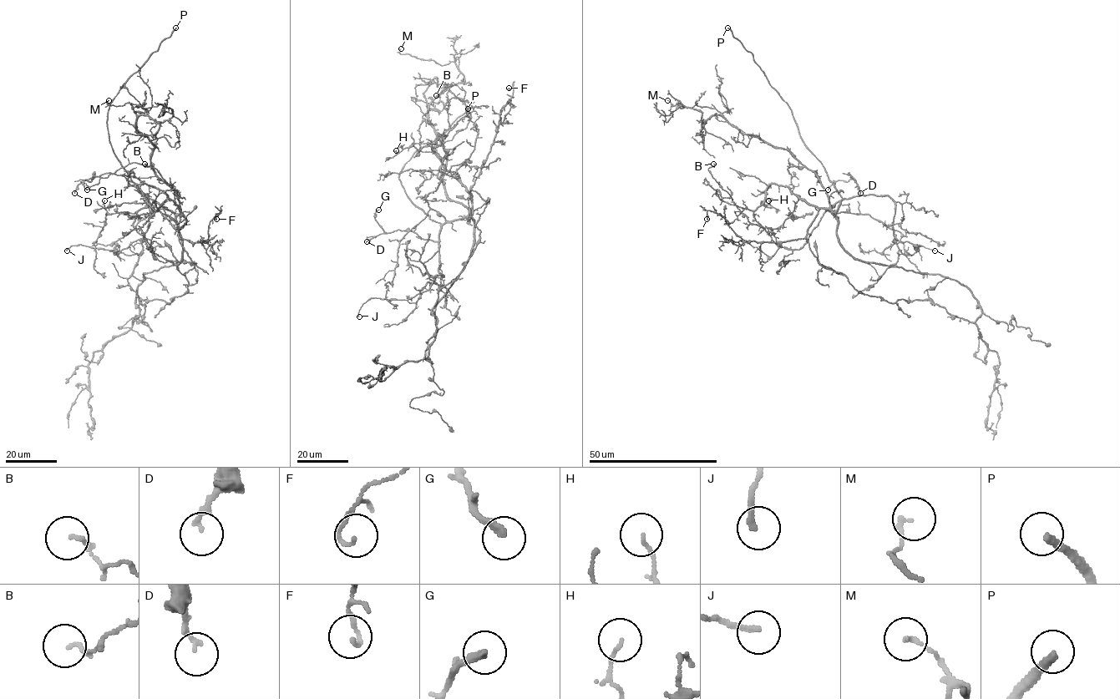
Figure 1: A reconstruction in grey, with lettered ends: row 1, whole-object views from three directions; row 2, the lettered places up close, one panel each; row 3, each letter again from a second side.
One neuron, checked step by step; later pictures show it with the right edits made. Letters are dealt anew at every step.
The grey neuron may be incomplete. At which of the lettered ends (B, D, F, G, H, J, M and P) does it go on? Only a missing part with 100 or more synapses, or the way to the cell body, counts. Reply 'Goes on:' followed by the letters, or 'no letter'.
Goes on: no letter

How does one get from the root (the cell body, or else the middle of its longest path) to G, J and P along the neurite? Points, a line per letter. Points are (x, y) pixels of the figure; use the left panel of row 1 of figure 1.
G: (182, 245), (175, 215), (133, 186), (124, 176), (104, 173), (91, 181), (83, 180), (87, 189)
J: (182, 245), (175, 215), (147, 195), (150, 215), (139, 254), (81, 245), (72, 245), (67, 250)
P: (182, 245), (175, 215), (139, 191), (114, 152), (107, 123), (110, 102), (175, 27)

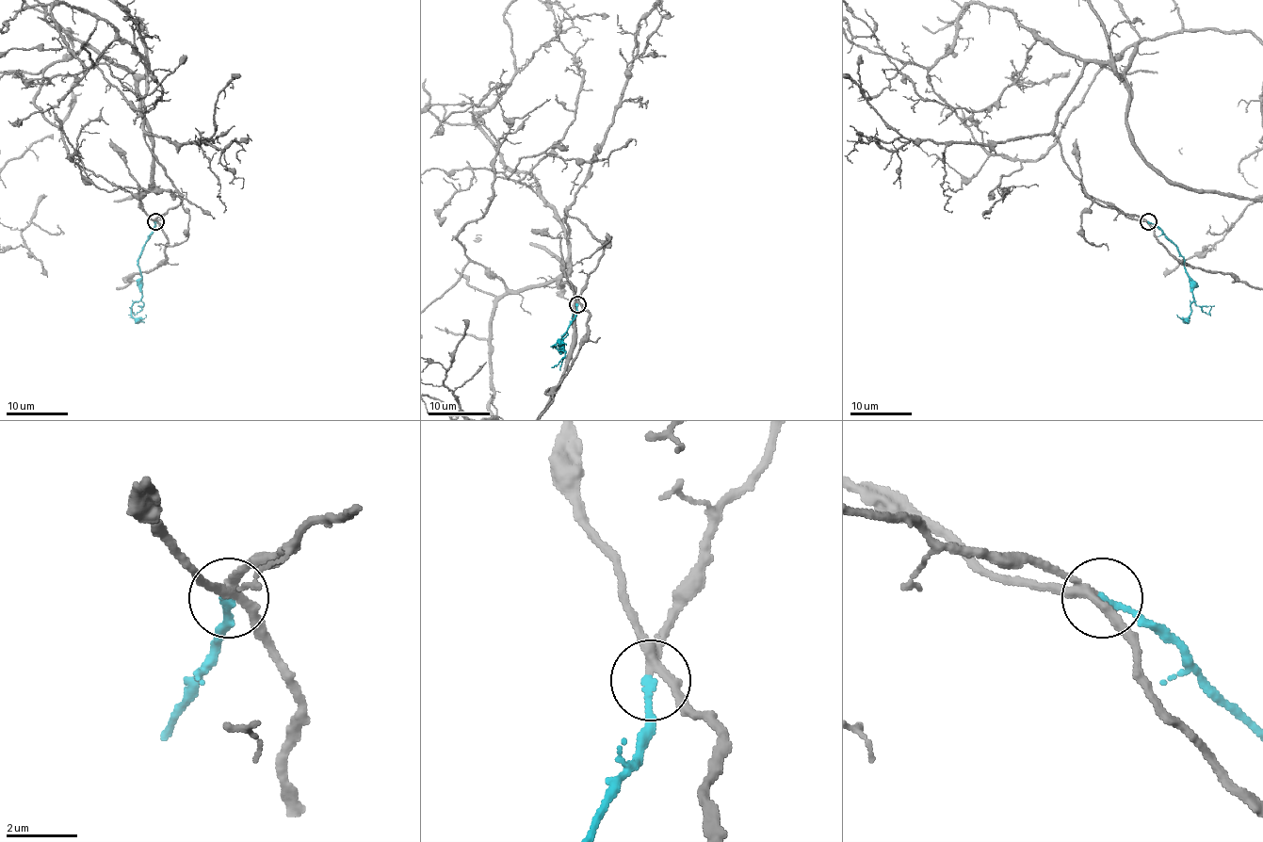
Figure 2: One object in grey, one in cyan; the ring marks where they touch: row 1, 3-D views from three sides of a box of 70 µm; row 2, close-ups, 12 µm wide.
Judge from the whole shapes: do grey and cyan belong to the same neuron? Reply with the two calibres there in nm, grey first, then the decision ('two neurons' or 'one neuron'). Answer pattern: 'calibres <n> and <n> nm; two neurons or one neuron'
calibres 200 and 180 nm; one neuron

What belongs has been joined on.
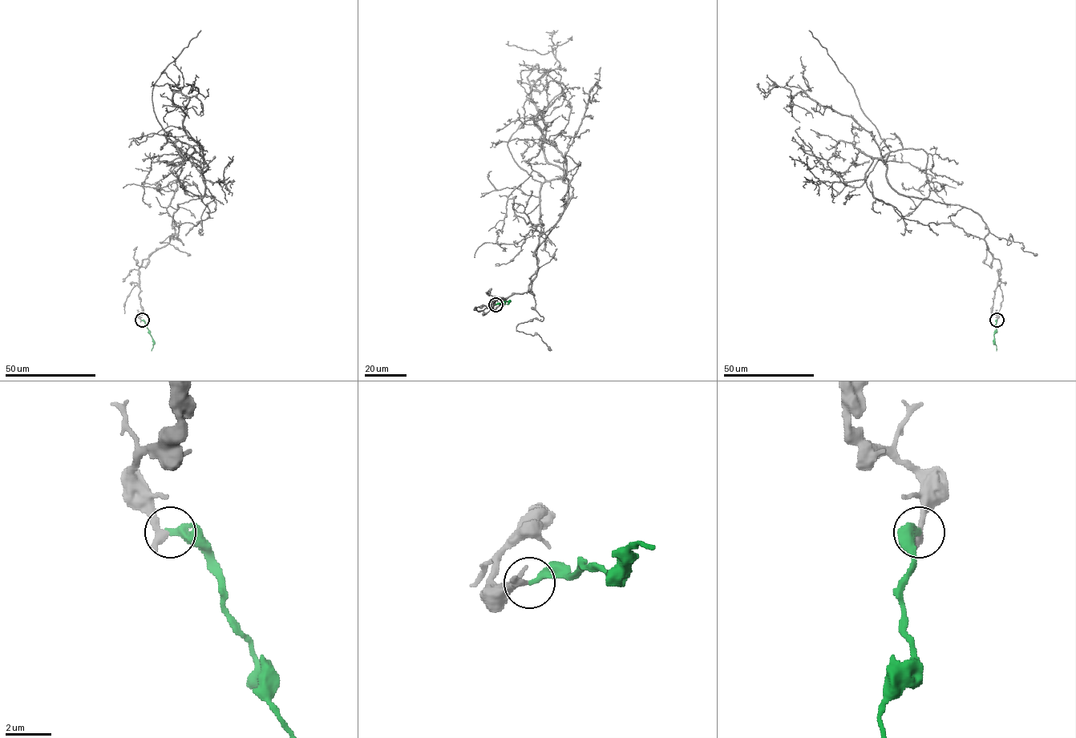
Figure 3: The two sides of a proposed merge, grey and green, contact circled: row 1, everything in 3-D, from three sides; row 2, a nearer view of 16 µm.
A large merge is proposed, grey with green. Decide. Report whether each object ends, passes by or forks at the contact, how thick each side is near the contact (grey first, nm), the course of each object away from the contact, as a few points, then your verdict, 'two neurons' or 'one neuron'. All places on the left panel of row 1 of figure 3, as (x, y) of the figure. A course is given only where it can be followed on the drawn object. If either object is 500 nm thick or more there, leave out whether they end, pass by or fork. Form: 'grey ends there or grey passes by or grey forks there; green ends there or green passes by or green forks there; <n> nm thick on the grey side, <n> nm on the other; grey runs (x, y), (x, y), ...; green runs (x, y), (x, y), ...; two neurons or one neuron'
grey ends there; green ends there; 360 nm thick on the grey side, 320 nm on the other; grey runs (142, 320), (142, 261), (175, 233), (177, 204), (204, 195), (202, 151), (172, 102), (198, 88), (153, 82); green runs (142, 320), (151, 336), (151, 350); one neuron

